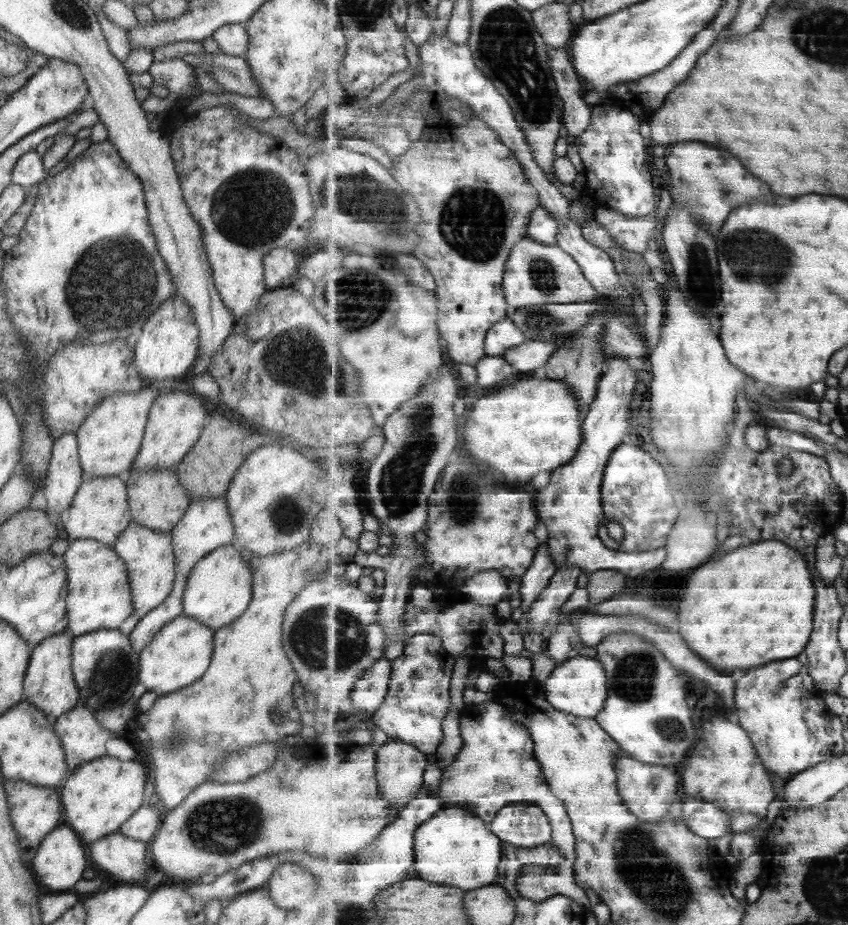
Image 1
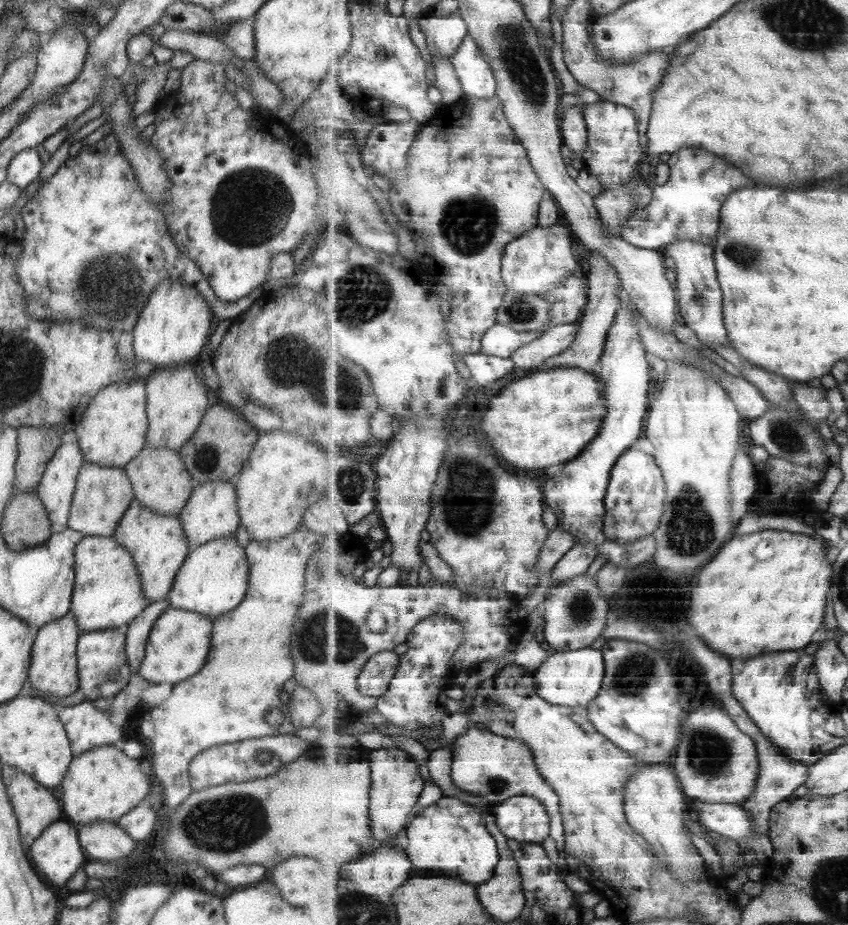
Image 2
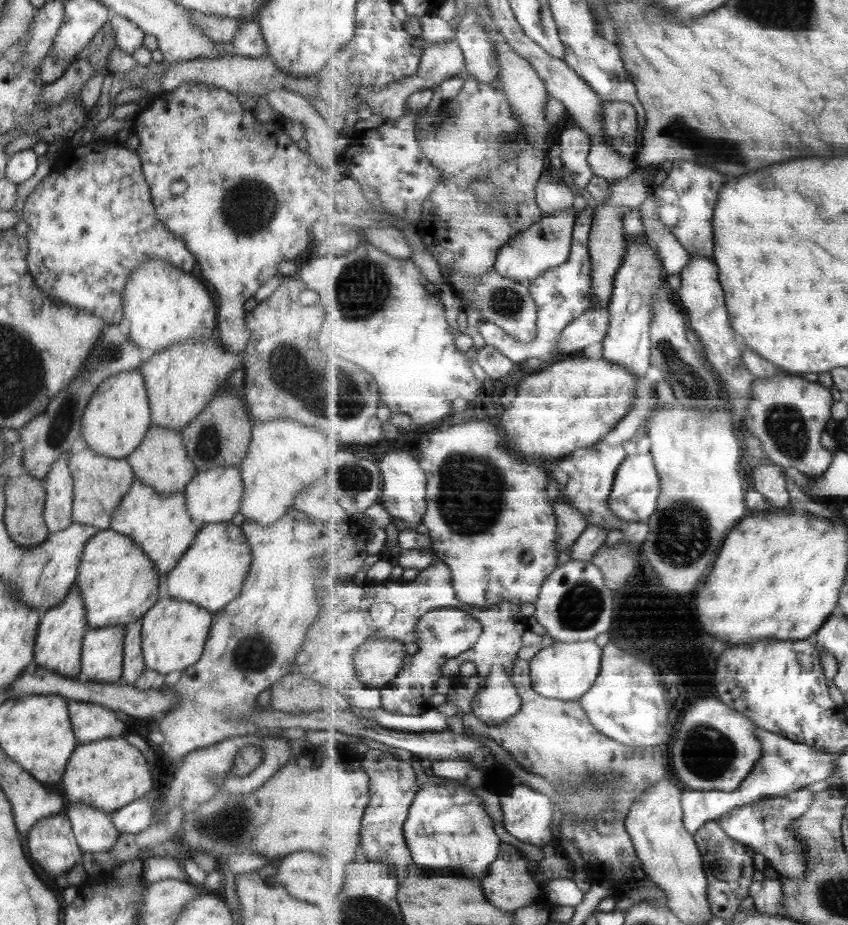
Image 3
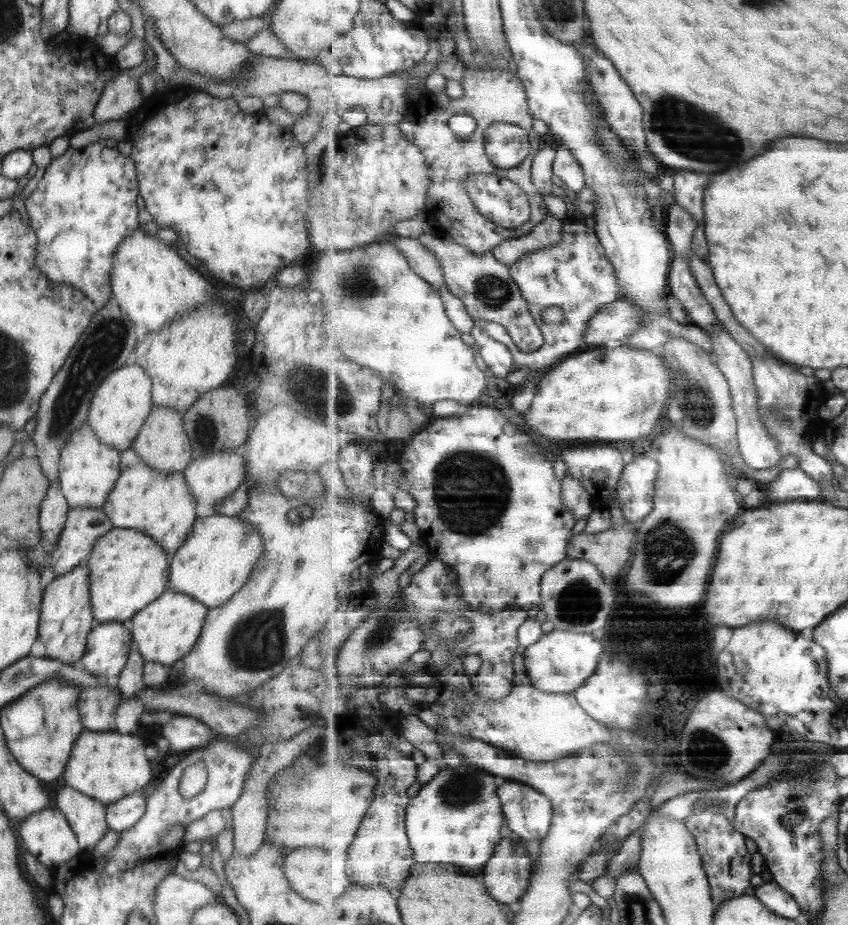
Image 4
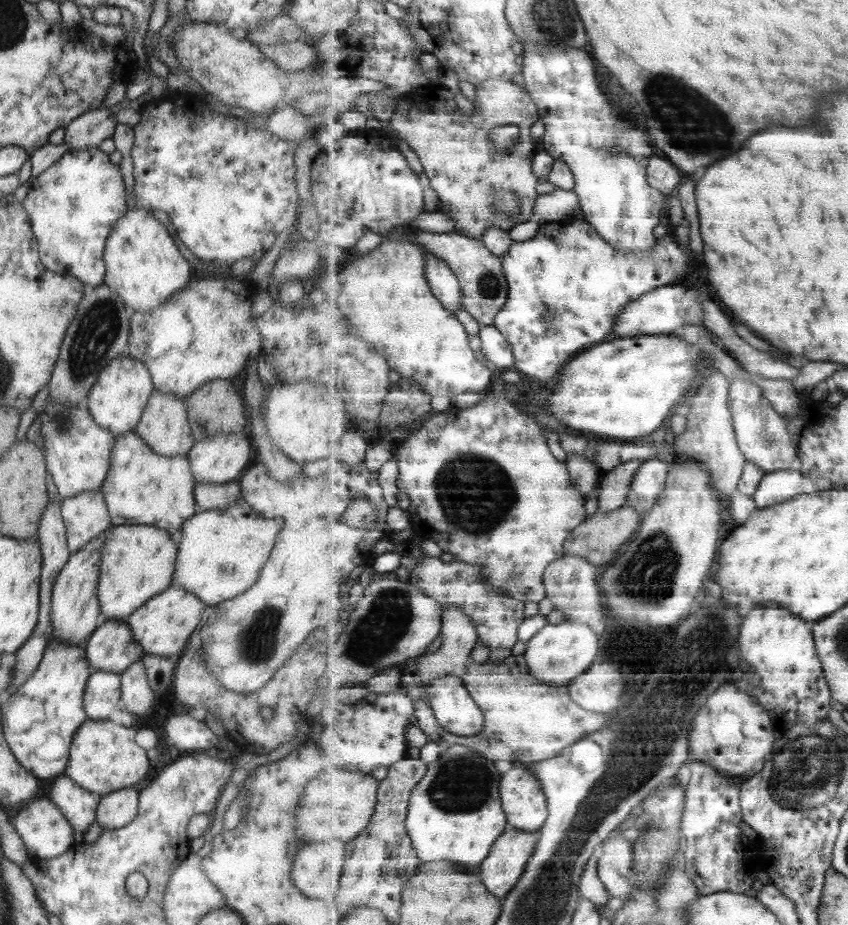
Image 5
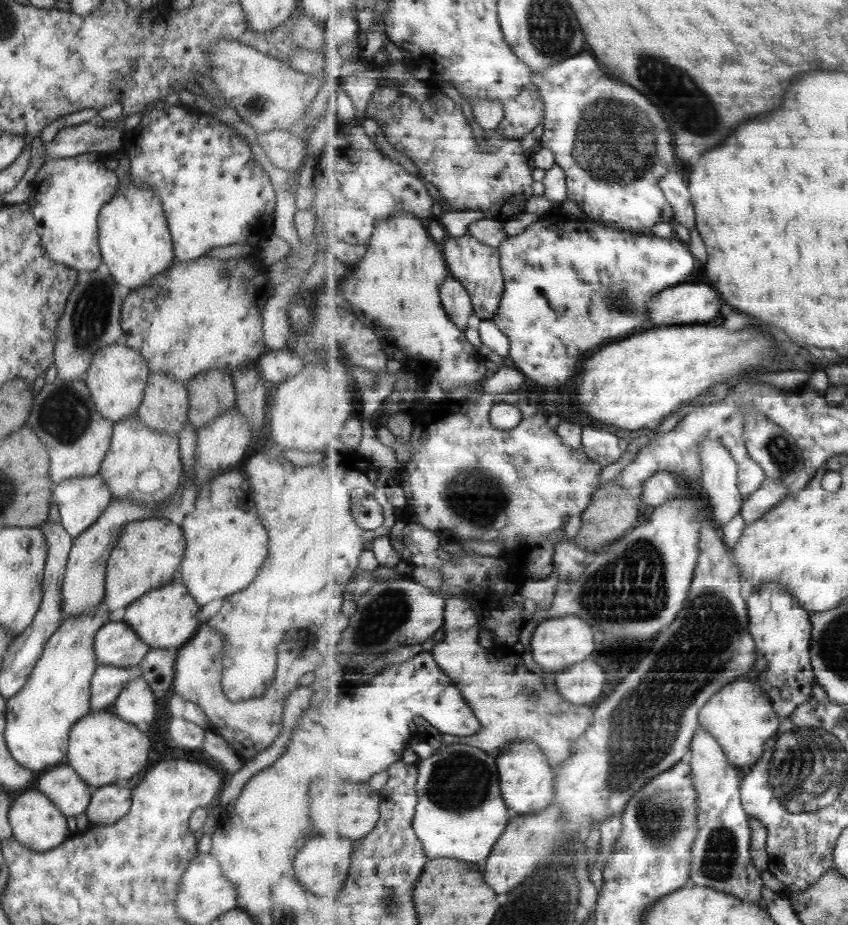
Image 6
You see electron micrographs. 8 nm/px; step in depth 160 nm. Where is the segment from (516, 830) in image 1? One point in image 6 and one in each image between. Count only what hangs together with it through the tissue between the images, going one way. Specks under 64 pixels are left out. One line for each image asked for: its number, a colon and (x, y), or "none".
2: (525, 819)
3: (528, 814)
4: (528, 813)
5: (523, 799)
6: (527, 779)

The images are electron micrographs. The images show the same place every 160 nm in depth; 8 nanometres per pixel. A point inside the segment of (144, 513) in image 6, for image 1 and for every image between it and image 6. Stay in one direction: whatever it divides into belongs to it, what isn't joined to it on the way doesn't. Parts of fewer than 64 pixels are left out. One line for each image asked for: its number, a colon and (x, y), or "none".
1: (48, 684)
2: (52, 668)
3: (57, 645)
4: (65, 619)
5: (74, 604)

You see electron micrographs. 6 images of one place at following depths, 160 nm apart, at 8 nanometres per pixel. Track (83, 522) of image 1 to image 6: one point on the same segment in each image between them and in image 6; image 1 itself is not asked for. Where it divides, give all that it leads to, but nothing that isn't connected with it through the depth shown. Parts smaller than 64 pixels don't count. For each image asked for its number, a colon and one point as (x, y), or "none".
2: (101, 494)
3: (99, 483)
4: (87, 469)
5: (76, 451)
6: (63, 416)

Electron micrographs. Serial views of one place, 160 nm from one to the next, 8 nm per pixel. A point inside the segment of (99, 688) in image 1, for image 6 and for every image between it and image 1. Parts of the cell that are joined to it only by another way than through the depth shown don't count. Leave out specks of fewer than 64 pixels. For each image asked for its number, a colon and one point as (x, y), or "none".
2: (101, 666)
3: (101, 652)
4: (107, 645)
5: (111, 647)
6: (115, 644)

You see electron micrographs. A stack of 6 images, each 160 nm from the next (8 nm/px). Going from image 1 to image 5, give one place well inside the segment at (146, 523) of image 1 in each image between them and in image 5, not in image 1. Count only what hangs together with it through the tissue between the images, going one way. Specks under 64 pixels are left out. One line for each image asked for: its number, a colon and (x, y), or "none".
2: (160, 481)
3: (160, 461)
4: (161, 443)
5: (163, 425)

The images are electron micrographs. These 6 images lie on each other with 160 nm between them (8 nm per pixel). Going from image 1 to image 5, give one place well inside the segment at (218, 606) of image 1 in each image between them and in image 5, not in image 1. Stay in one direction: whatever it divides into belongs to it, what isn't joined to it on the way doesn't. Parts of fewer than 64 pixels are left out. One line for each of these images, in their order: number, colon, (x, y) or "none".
2: (213, 578)
3: (210, 573)
4: (213, 563)
5: (221, 552)

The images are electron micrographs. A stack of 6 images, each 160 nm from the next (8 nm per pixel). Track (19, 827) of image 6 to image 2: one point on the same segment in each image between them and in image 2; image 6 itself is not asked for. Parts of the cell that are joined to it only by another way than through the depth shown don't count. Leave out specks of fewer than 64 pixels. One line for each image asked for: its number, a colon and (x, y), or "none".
2: (56, 852)
3: (51, 845)
4: (47, 836)
5: (45, 833)

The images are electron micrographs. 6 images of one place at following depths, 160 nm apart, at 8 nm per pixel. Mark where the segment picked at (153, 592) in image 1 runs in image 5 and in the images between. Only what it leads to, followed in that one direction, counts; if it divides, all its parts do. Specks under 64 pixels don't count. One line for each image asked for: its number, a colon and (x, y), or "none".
2: (156, 542)
3: (158, 523)
4: (159, 504)
5: (141, 487)

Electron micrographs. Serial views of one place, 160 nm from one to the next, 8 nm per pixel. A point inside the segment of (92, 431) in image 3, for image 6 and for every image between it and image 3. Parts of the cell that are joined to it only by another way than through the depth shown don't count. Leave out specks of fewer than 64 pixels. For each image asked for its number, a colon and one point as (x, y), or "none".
4: (120, 404)
5: (116, 399)
6: (116, 378)

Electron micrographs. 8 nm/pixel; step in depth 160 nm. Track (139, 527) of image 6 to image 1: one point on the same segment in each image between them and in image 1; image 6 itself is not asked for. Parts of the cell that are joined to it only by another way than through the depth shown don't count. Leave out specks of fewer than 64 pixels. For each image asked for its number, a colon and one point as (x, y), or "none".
1: (98, 597)
2: (107, 593)
3: (117, 583)
4: (127, 569)
5: (137, 561)

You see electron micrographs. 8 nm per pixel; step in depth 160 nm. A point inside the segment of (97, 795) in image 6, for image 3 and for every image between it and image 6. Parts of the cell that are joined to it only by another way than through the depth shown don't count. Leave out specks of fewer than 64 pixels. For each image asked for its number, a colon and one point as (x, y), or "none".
3: (137, 816)
4: (121, 815)
5: (116, 809)

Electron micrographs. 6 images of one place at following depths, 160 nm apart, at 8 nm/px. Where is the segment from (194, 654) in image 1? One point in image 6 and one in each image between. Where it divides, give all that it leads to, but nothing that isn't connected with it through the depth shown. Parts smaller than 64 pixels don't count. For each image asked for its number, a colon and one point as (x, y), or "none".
2: (178, 643)
3: (172, 634)
4: (163, 631)
5: (162, 626)
6: (165, 617)

